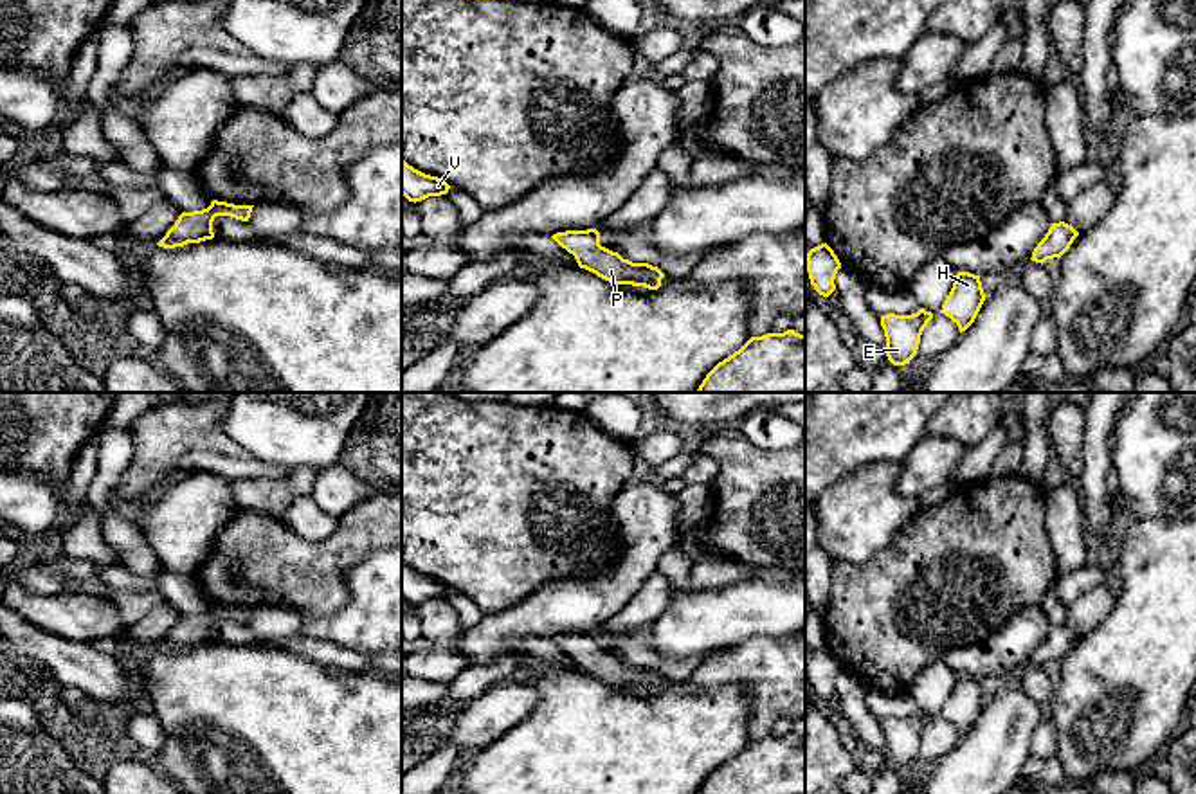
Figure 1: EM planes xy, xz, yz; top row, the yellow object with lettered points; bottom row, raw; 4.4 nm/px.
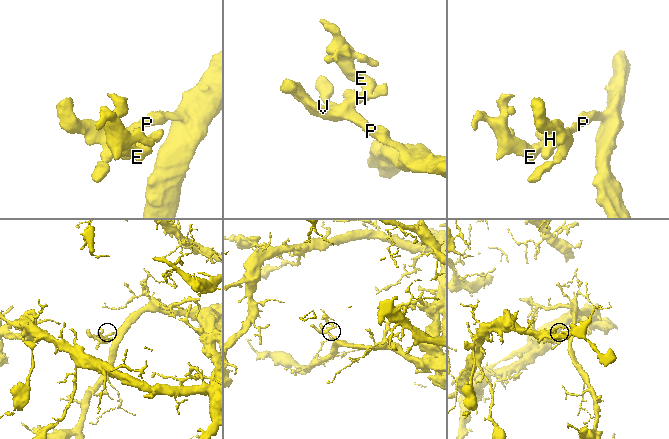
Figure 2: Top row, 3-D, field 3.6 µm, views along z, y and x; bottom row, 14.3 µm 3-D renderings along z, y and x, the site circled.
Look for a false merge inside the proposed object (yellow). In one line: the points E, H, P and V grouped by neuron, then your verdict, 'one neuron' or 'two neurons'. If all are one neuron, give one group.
groups E H P V; one neuron

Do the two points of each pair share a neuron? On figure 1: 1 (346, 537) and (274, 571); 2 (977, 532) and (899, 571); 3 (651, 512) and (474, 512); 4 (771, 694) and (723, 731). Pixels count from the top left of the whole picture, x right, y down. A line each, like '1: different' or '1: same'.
1: same
2: same
3: different
4: different

